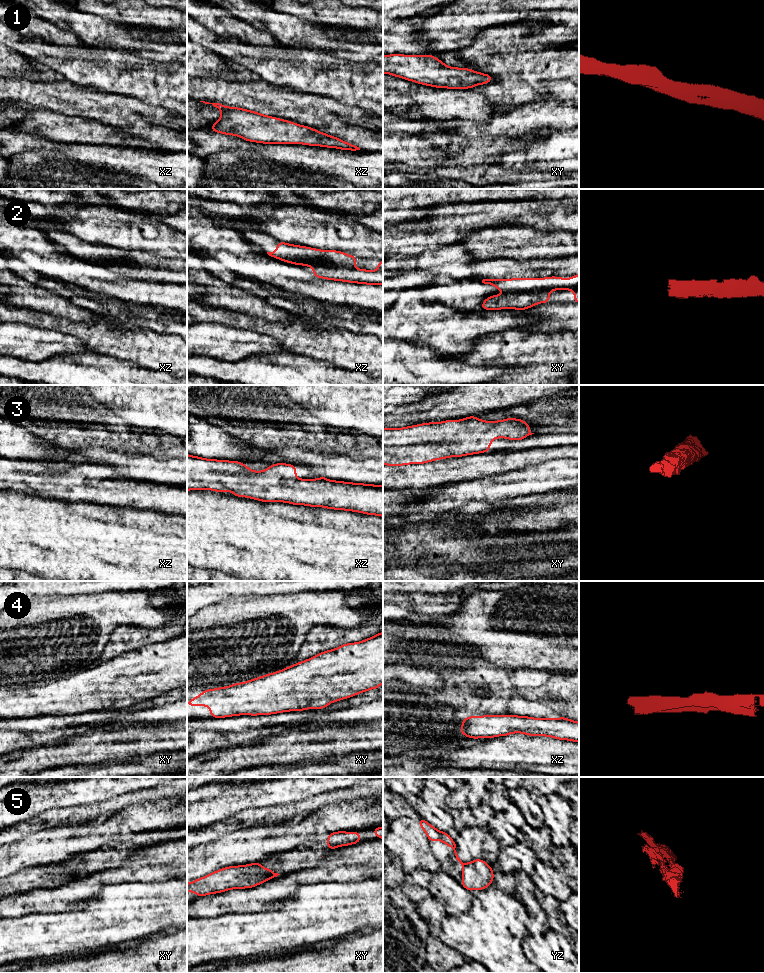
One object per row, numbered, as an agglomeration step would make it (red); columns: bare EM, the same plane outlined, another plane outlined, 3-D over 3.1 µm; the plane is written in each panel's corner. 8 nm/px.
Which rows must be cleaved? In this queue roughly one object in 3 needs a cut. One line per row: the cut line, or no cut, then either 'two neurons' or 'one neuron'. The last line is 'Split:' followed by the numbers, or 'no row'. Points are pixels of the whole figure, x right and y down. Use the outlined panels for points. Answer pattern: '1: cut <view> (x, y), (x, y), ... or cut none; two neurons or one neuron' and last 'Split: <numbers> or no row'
1: cut none; one neuron
2: cut none; one neuron
3: cut none; one neuron
4: cut none; one neuron
5: cut yz (464, 864), (462, 869); two neurons
Split: 5

